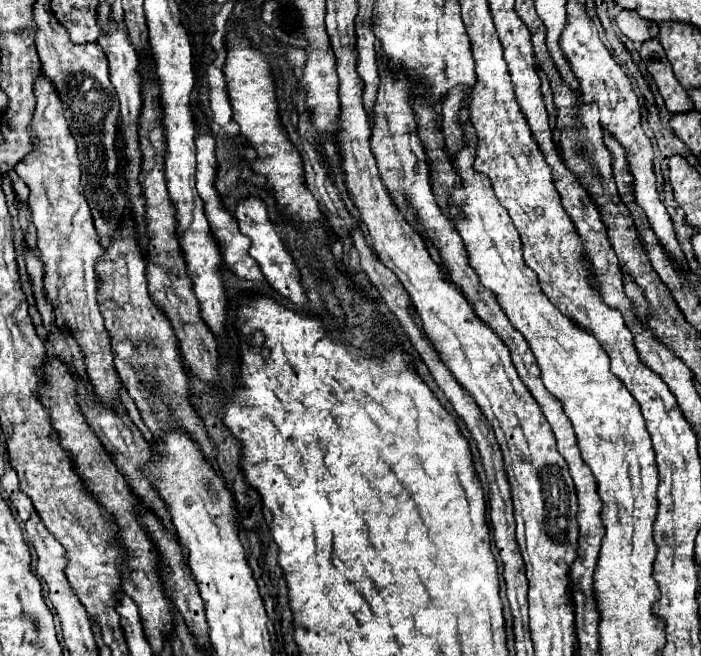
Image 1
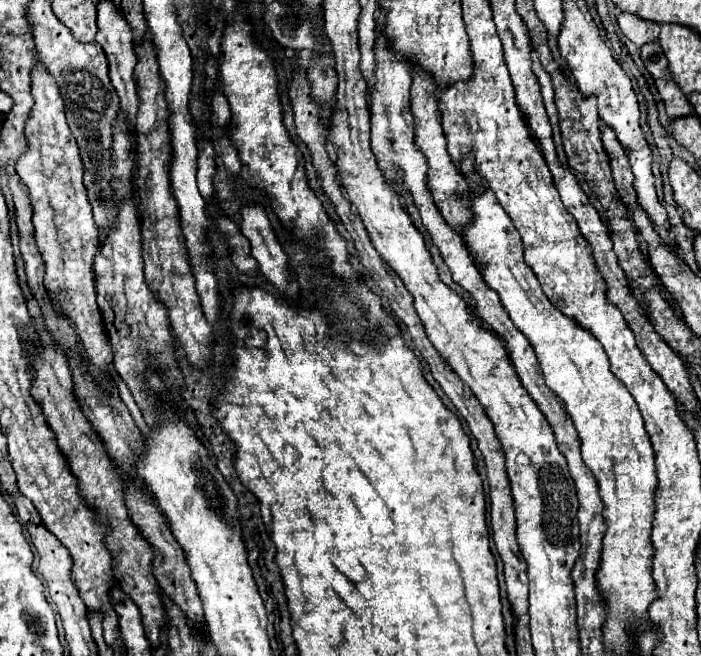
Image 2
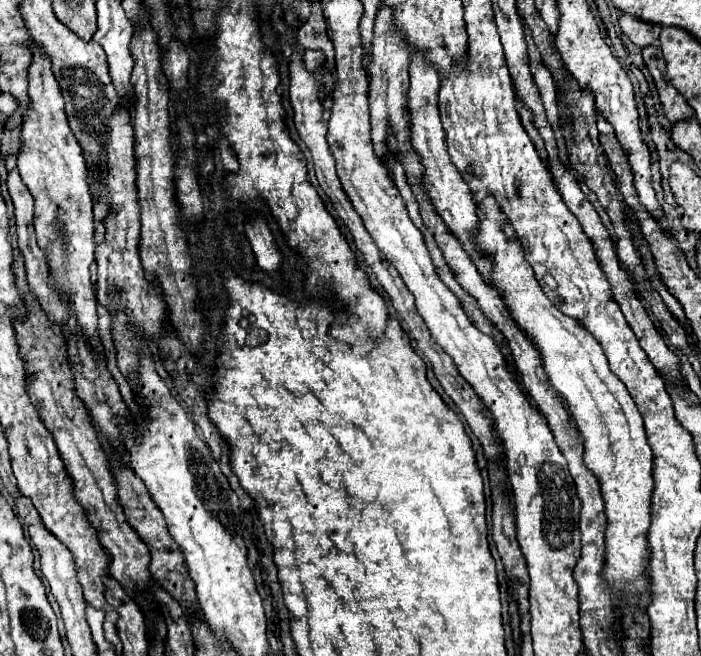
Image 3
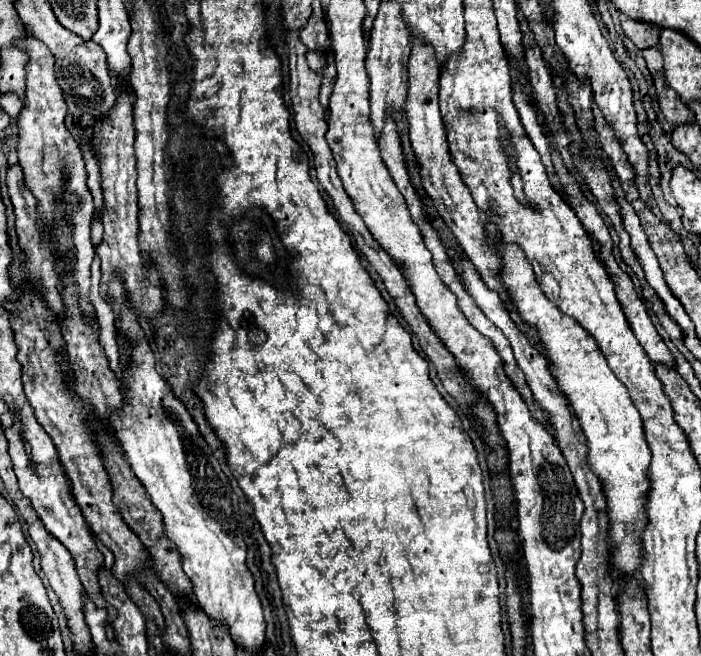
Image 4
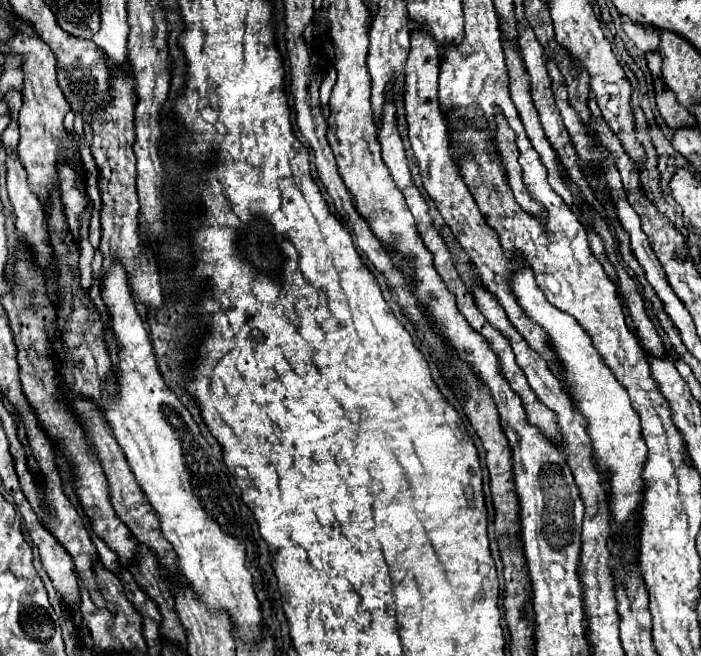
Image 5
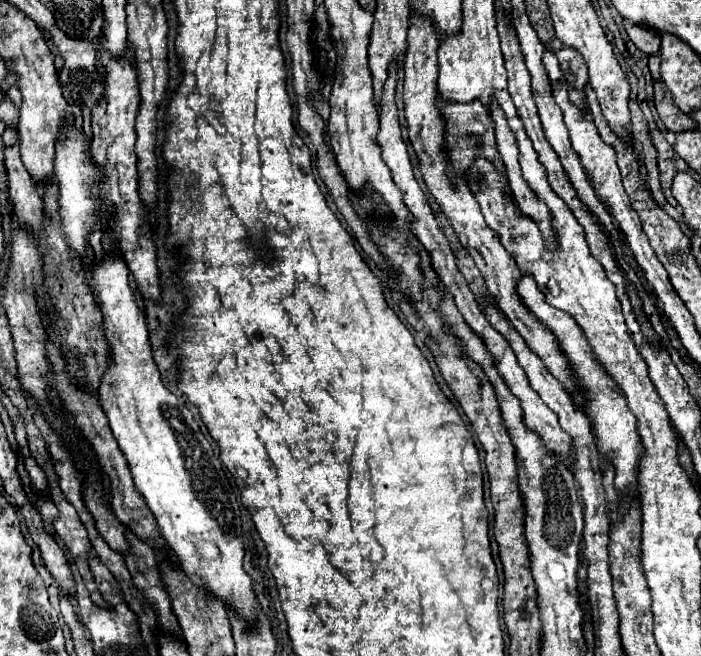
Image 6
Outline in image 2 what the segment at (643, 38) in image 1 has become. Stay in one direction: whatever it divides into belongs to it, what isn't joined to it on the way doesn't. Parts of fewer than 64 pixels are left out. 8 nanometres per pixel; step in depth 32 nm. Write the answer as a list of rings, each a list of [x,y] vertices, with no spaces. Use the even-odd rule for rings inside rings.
[[[628,12],[618,14],[618,26],[622,30],[622,34],[626,38],[630,38],[636,46],[648,44],[648,42],[656,42],[658,34],[660,34],[660,24],[656,22],[648,22],[648,20],[640,20],[638,16],[632,16]]]

